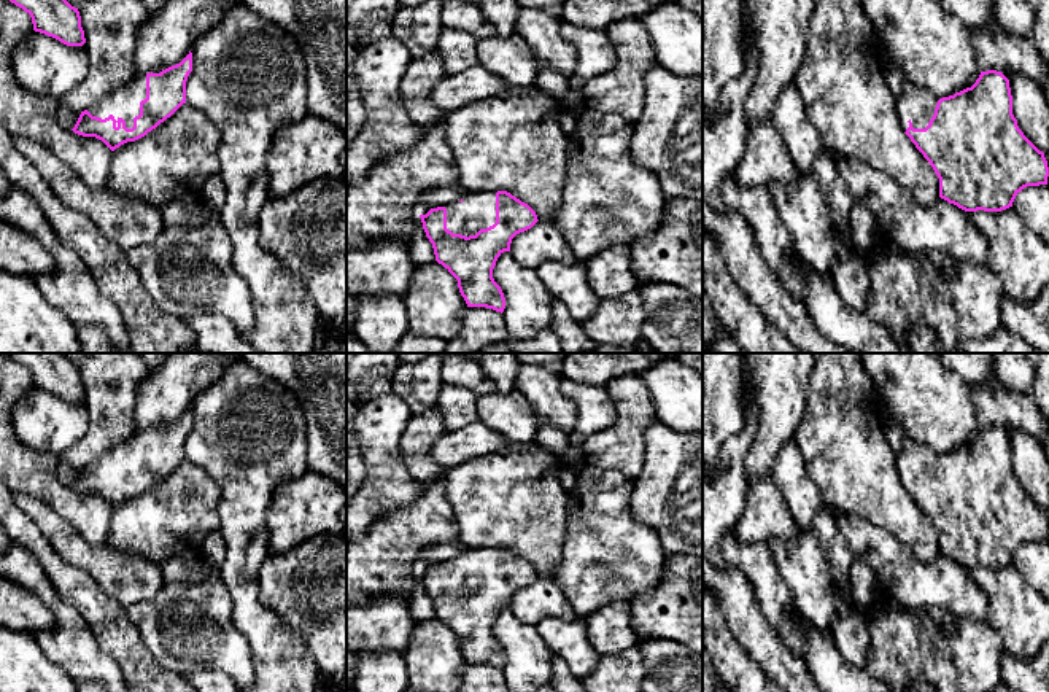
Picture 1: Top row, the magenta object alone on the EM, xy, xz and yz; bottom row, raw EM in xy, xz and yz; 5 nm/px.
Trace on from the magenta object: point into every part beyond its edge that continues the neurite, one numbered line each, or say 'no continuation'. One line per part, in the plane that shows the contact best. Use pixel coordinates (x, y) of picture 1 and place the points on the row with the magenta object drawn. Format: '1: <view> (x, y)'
1: xy (124, 102)

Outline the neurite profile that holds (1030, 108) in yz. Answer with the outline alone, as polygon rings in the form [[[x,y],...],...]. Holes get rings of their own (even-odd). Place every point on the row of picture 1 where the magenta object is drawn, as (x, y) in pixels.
[[[1025,75],[1008,80],[1019,129],[1039,151],[1049,154],[1049,103],[1043,87]]]

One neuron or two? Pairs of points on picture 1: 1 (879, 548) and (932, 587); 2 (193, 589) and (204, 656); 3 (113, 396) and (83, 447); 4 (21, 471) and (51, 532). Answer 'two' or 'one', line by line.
1: one
2: one
3: one
4: two

